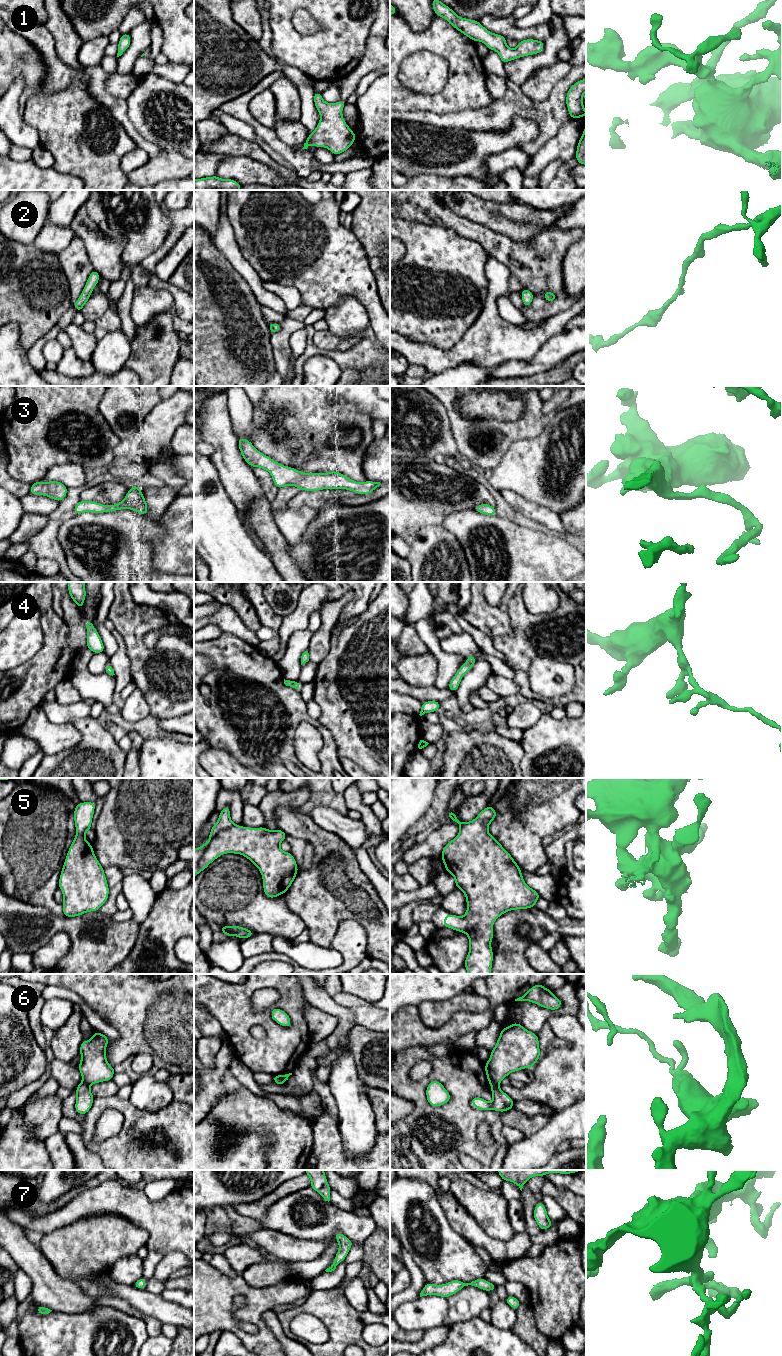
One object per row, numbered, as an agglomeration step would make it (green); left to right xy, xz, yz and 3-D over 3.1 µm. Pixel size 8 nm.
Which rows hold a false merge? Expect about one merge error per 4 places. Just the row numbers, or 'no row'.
6

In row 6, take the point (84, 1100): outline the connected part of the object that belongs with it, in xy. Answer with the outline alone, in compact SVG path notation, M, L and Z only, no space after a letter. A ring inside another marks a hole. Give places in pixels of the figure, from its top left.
M81 1082L76 1087L76 1096L75 1111L78 1114L85 1115L91 1109L94 1100L90 1086L84 1082Z

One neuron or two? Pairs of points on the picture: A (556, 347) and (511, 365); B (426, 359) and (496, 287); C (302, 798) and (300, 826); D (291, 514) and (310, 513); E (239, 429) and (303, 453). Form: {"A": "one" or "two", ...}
{"A": "one", "B": "one", "C": "two", "D": "one", "E": "two"}

